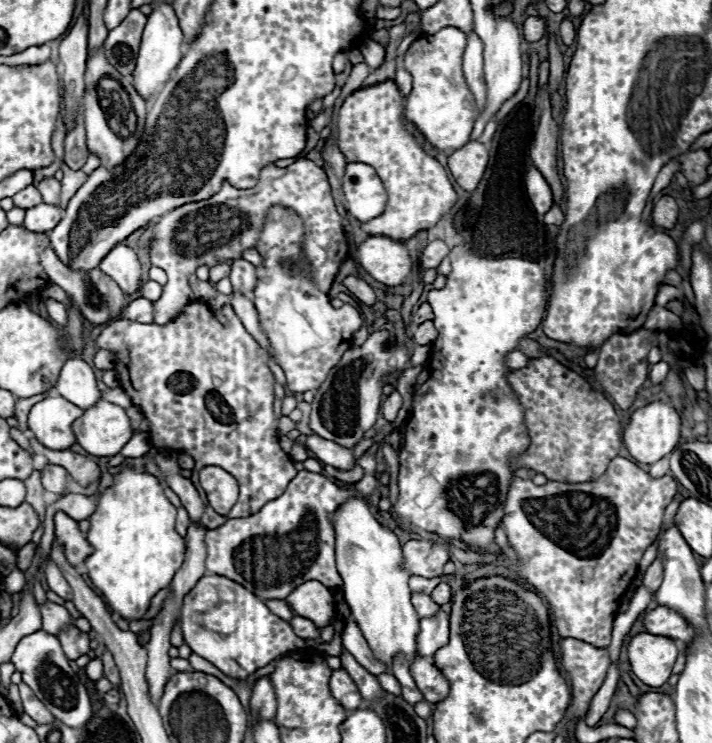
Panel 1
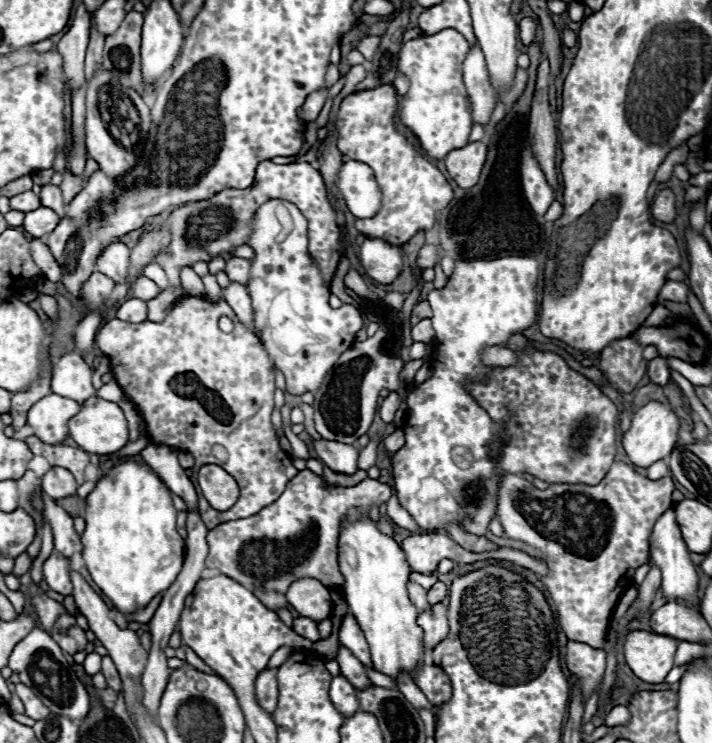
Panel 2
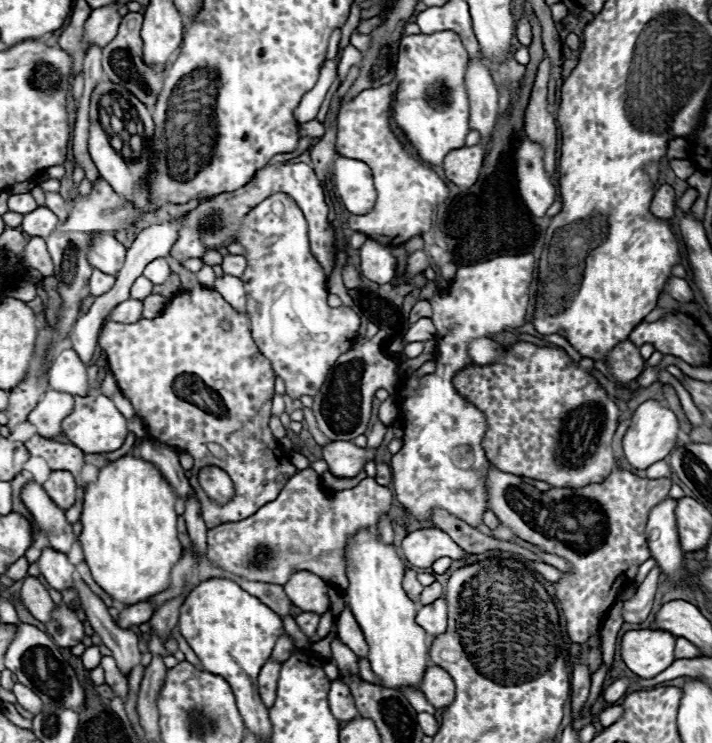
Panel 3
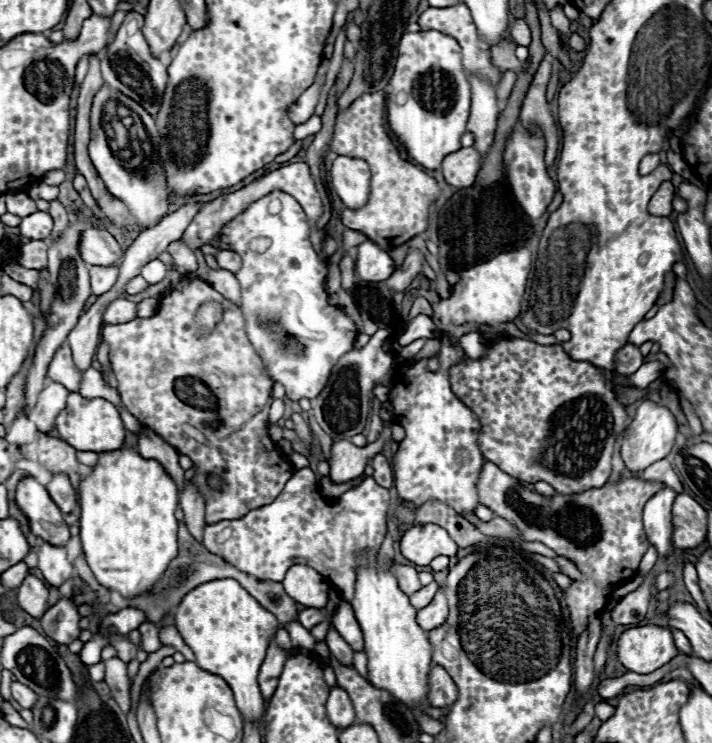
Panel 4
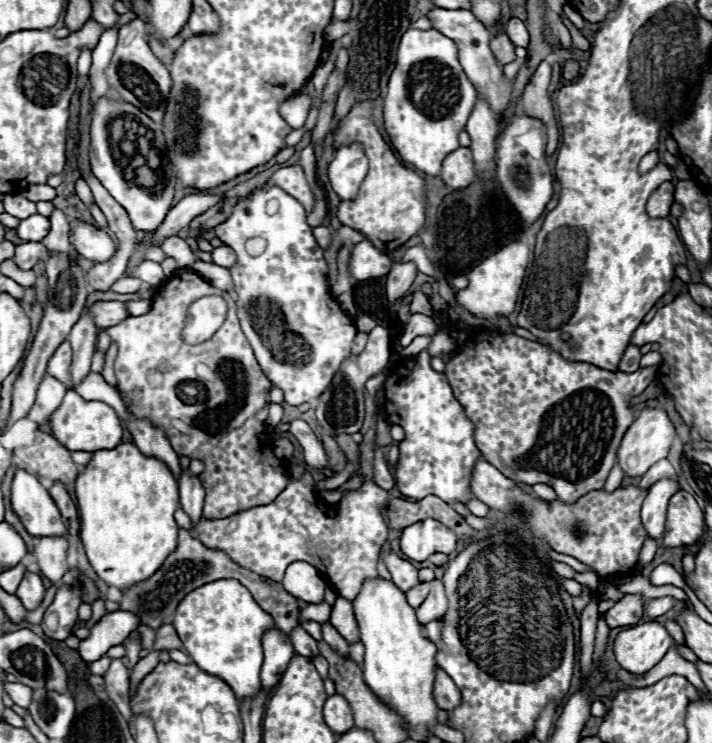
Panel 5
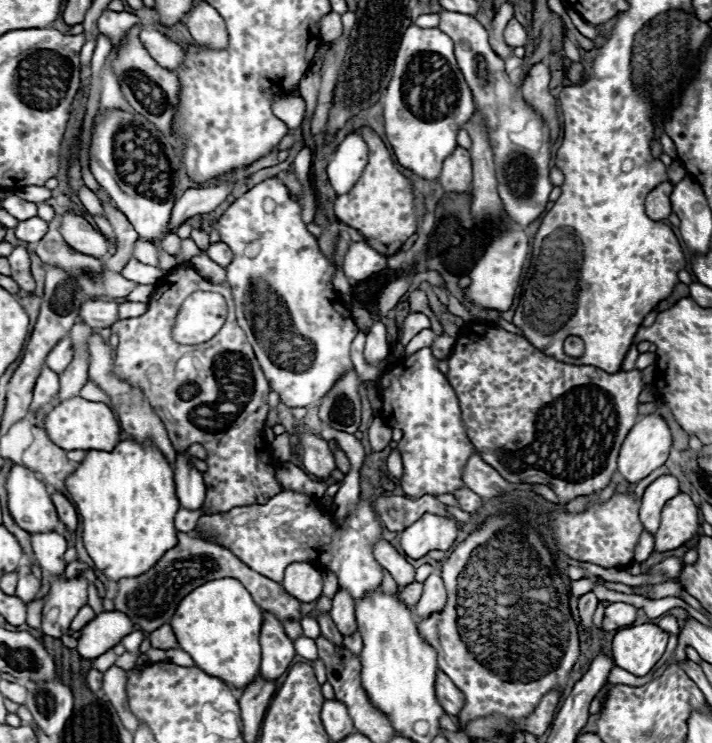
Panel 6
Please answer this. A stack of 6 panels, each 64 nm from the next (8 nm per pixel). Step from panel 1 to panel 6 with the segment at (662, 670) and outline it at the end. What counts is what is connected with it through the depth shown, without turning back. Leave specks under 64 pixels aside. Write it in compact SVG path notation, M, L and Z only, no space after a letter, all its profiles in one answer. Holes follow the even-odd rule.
M640 624L618 630L612 642L616 666L628 670L634 676L648 674L662 658L668 636L670 634L664 632L658 624Z

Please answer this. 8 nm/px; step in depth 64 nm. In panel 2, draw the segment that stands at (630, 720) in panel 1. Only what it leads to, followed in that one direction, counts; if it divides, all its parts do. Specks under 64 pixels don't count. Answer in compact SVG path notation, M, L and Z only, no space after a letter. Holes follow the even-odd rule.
M614 706L612 712L606 716L606 726L624 726L630 722L630 712L626 706Z

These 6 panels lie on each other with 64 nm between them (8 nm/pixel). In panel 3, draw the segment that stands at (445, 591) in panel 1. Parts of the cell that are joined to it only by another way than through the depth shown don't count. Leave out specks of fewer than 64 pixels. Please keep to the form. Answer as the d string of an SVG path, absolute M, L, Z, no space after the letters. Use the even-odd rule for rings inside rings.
M434 582L434 584L426 586L426 588L424 588L424 592L420 594L420 604L422 604L422 606L432 604L432 602L434 602L434 600L438 600L442 594L444 594L442 584L440 584L440 582Z

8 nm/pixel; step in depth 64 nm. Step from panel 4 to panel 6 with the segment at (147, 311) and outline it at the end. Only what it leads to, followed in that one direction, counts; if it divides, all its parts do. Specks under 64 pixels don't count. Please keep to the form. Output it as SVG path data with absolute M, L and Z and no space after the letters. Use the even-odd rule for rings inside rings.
M124 302L120 304L120 318L136 318L148 310L146 302Z

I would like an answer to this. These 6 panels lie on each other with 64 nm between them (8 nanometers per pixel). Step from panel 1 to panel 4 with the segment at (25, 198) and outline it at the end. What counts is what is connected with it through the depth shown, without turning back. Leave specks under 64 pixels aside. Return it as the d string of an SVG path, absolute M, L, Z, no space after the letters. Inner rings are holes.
M8 192L6 194L6 206L8 206L8 212L24 218L24 216L30 216L32 212L36 212L36 204L34 200L24 194L24 192Z

